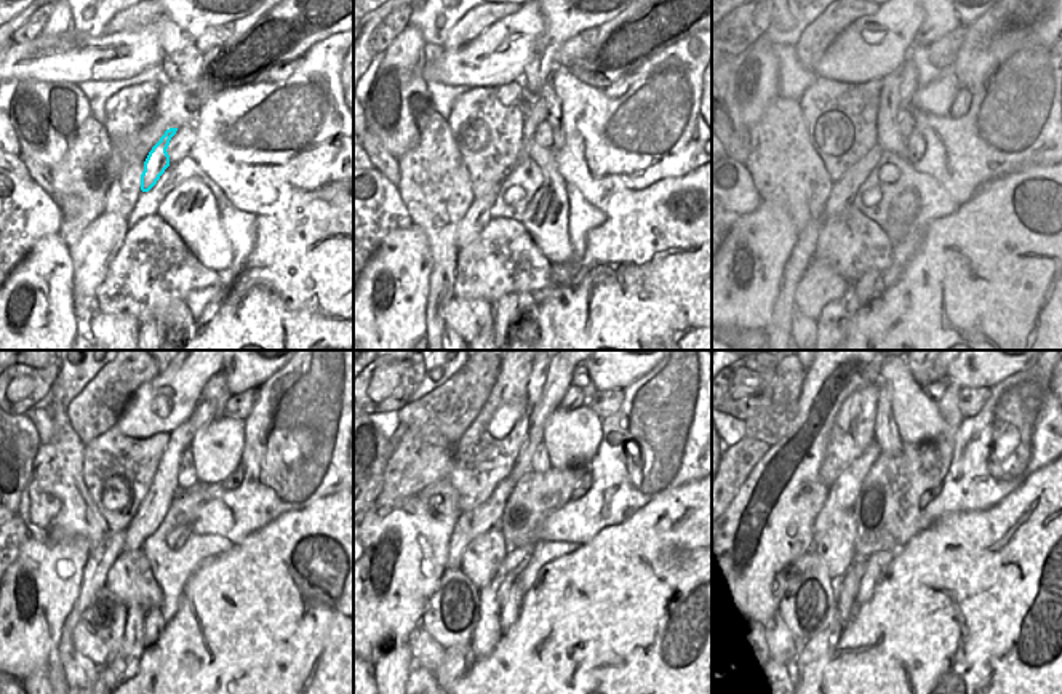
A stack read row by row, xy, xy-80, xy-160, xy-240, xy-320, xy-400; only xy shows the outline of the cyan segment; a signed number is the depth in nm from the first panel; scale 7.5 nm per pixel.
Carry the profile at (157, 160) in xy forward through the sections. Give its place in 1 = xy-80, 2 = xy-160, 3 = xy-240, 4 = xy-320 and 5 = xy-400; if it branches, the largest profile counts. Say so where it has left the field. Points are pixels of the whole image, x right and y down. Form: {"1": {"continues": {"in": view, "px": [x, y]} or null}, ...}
{"1": {"continues": {"in": "xy-80", "px": [538, 114]}}, "2": {"continues": {"in": "xy-160", "px": [909, 77]}}, "3": {"continues": {"in": "xy-240", "px": [203, 413]}}, "4": {"continues": {"in": "xy-320", "px": [574, 397]}}, "5": {"continues": {"in": "xy-400", "px": [934, 390]}}}

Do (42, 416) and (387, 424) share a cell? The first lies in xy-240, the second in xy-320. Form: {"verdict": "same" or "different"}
{"verdict": "same"}

